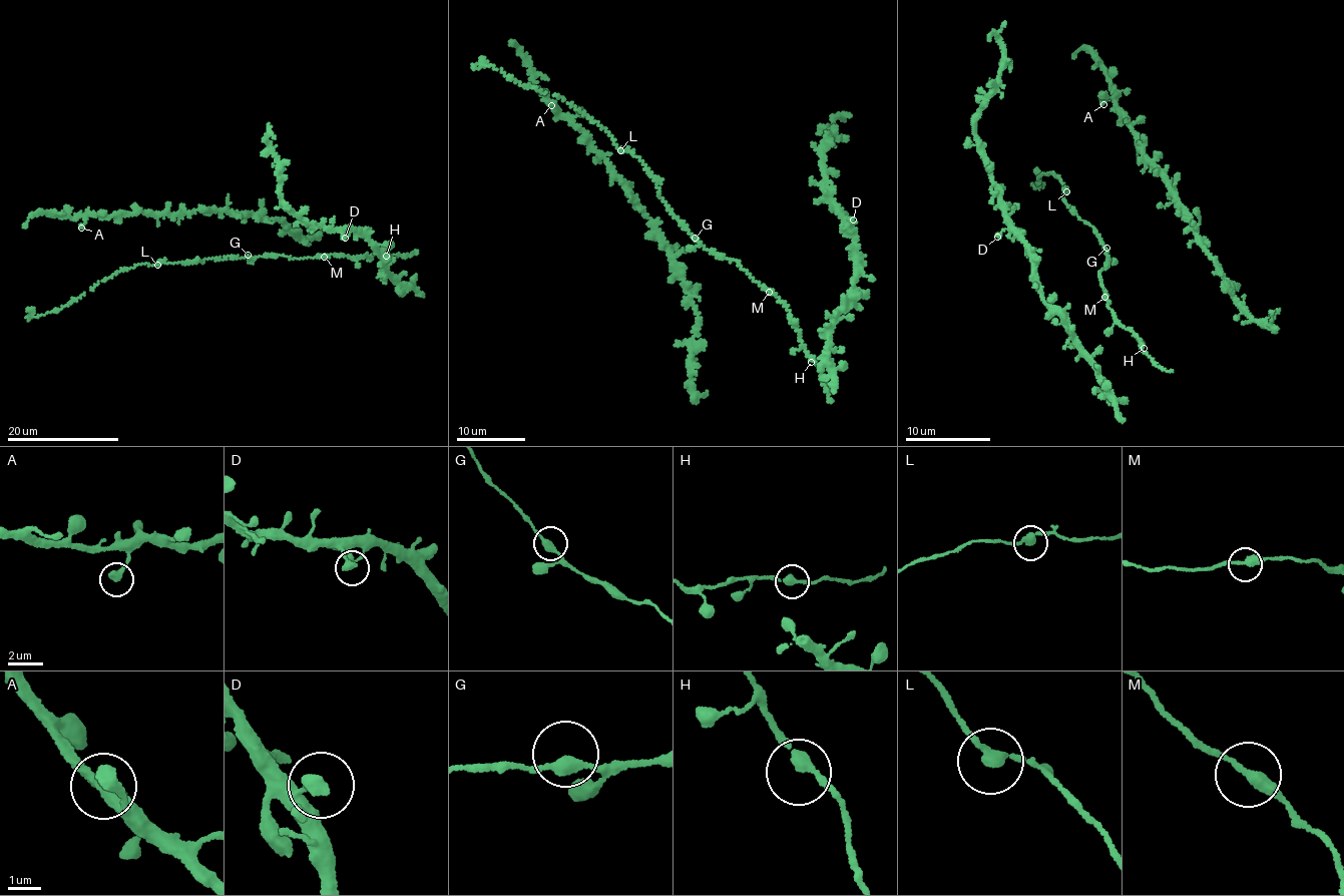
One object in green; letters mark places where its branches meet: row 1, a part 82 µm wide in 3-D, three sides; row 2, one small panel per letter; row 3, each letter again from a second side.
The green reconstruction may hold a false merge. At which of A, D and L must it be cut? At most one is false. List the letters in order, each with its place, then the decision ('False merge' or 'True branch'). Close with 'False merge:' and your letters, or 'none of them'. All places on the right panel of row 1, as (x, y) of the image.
A: Place: (1103, 104). True branch
D: Place: (997, 237). True branch
L: Place: (1066, 191). True branch
False merge: none of them

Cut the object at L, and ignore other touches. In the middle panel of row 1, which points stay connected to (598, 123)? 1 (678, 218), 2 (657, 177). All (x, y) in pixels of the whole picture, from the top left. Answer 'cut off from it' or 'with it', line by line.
1: with it
2: with it

